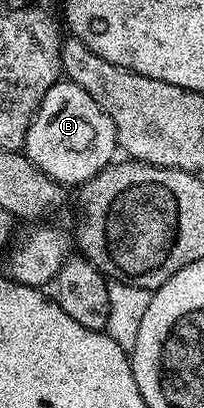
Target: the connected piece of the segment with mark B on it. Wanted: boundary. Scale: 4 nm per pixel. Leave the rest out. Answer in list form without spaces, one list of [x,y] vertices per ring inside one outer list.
[[[59,80],[44,92],[44,100],[40,100],[26,133],[24,153],[37,170],[69,188],[96,177],[115,161],[114,150],[118,149],[116,128],[100,104],[96,104],[96,100],[75,82]]]

